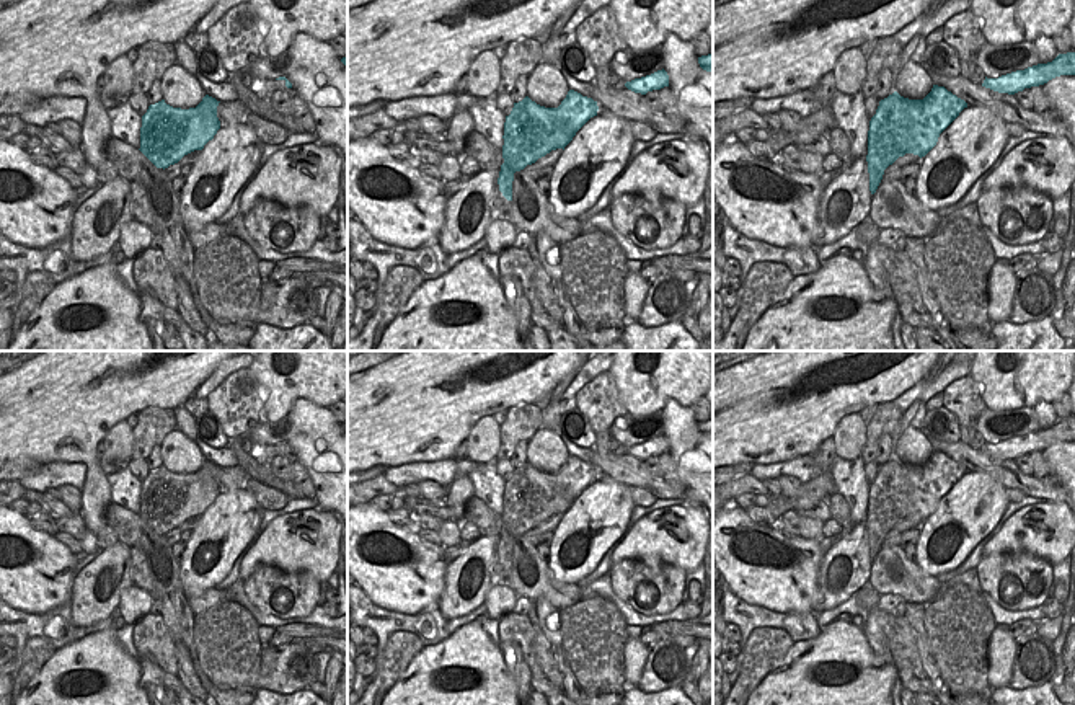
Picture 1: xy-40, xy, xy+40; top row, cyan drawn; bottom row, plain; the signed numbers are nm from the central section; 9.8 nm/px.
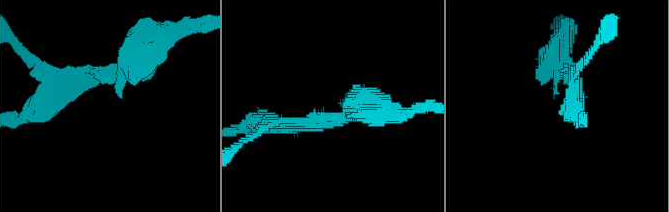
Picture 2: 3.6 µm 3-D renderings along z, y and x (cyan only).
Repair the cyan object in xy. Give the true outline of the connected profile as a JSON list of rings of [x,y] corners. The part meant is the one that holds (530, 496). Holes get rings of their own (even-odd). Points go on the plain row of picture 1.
[[[569,455],[558,473],[545,473],[525,462],[514,468],[504,488],[504,511],[498,550],[507,566],[512,566],[514,539],[535,529],[551,516],[563,514],[576,498],[594,481],[599,472],[592,463]]]

